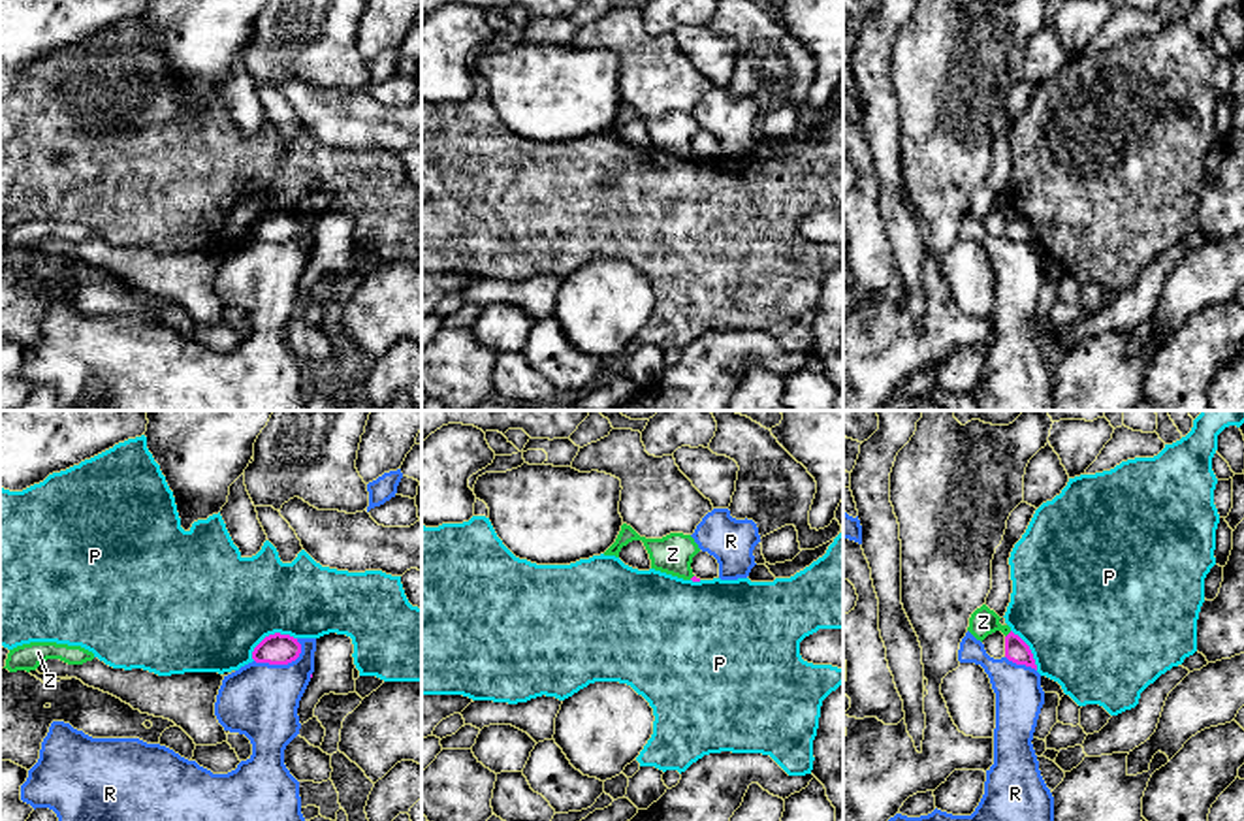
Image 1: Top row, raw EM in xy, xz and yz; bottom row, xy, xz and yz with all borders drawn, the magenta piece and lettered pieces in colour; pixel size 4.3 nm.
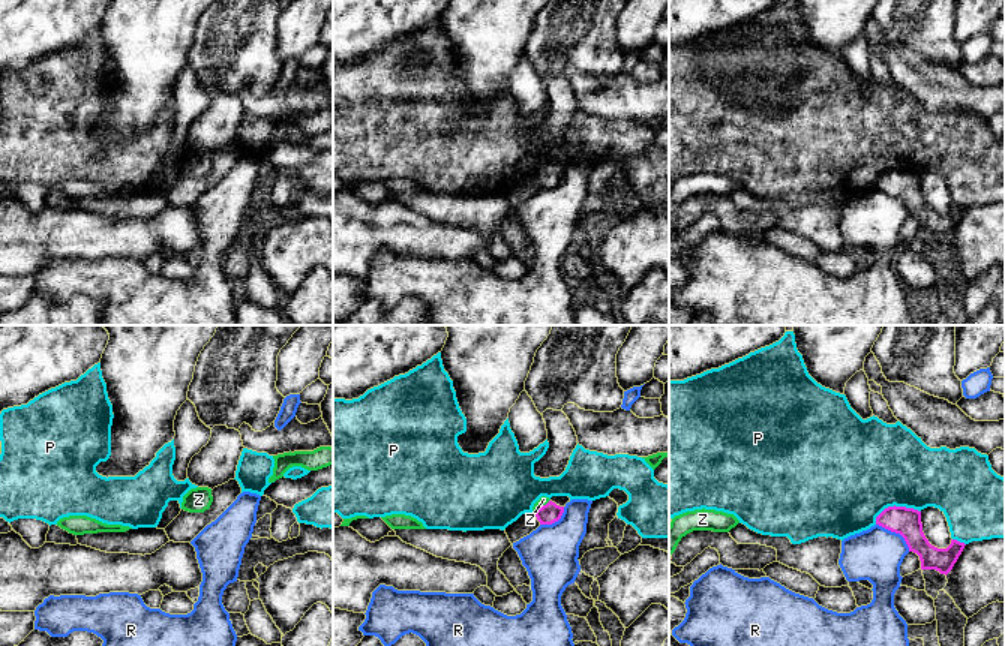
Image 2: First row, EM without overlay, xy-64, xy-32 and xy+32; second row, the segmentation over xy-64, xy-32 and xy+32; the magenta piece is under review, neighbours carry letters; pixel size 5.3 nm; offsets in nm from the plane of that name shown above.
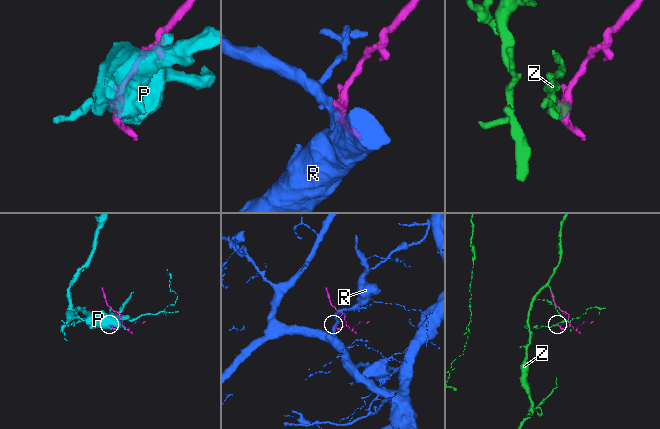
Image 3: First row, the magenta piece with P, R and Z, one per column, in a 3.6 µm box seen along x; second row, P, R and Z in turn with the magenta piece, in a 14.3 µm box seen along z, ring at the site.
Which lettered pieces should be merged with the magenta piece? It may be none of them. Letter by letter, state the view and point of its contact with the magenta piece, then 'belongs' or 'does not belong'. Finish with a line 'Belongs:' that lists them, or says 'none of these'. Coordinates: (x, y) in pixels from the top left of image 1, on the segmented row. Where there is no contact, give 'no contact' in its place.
P: contact xy (270, 635); does not belong
R: contact xy (281, 663); does not belong
Z: contact yz (1007, 635); does not belong
Belongs: none of these

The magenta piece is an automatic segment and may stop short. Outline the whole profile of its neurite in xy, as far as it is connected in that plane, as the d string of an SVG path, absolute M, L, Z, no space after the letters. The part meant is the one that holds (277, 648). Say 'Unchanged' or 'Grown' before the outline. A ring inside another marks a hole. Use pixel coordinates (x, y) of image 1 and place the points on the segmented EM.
Unchanged. M269 635L252 652L256 663L288 665L301 653L301 644L290 635Z

